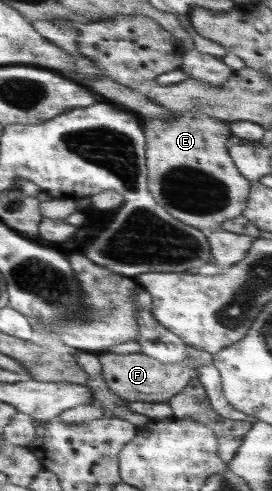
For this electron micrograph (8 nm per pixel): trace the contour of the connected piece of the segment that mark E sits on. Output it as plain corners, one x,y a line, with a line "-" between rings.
191,110
173,114
173,120
150,119
143,121
143,135
146,139
146,167
149,169
149,191
167,213
188,226
204,232
221,228
227,220
242,215
252,181
243,177
229,155
227,143
231,140
231,130
225,120
218,120
209,114

